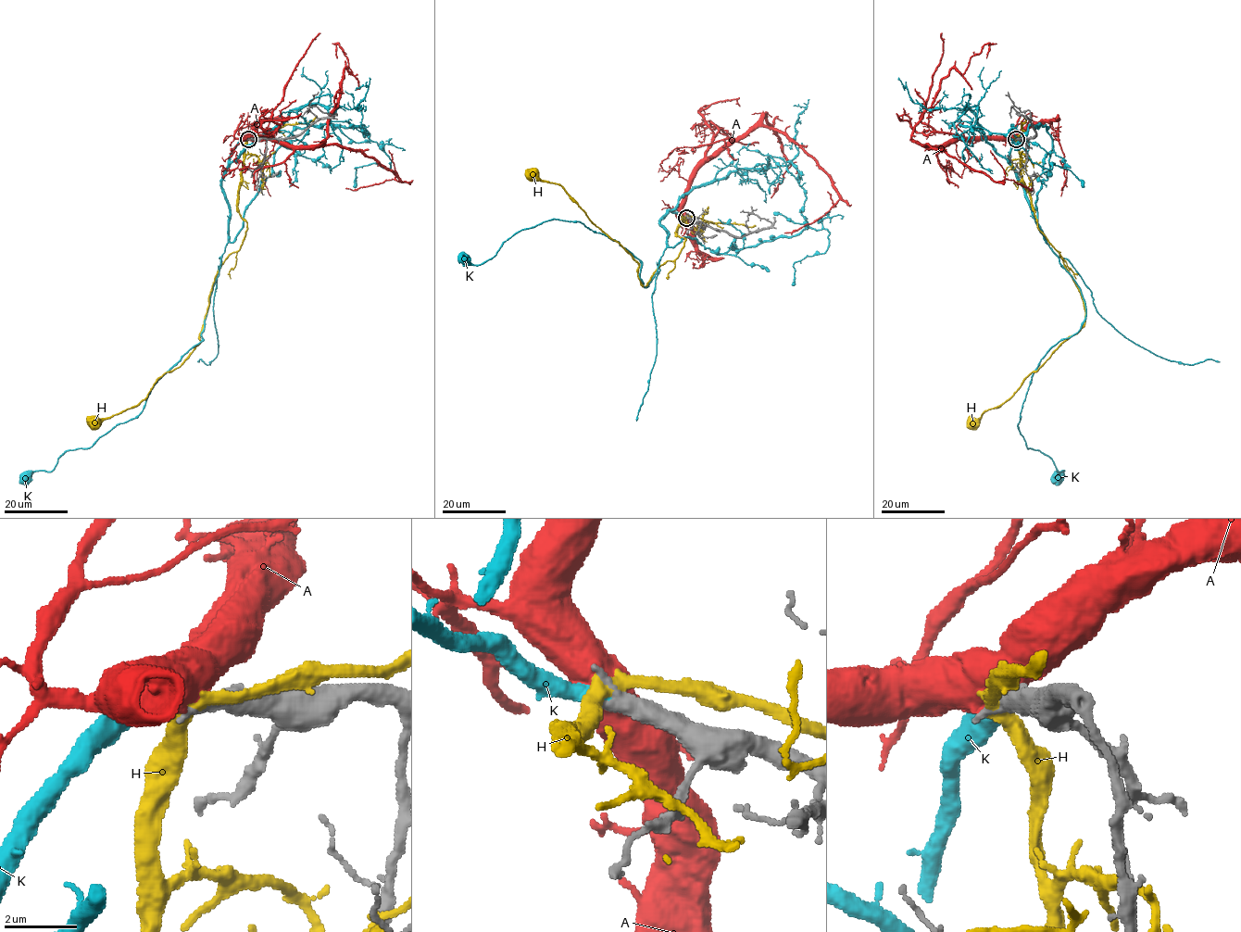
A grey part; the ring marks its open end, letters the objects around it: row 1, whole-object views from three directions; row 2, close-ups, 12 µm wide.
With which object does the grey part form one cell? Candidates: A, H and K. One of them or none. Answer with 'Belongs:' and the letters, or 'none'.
Belongs: K

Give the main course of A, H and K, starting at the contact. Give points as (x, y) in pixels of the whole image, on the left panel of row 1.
A: (248, 138), (361, 149), (400, 182), (386, 180), (353, 190), (345, 188)
H: (248, 139), (238, 200), (245, 235), (215, 277), (200, 342), (136, 406), (94, 423)
K: (248, 139), (231, 154), (221, 184), (229, 242), (203, 339), (133, 418), (24, 478)

